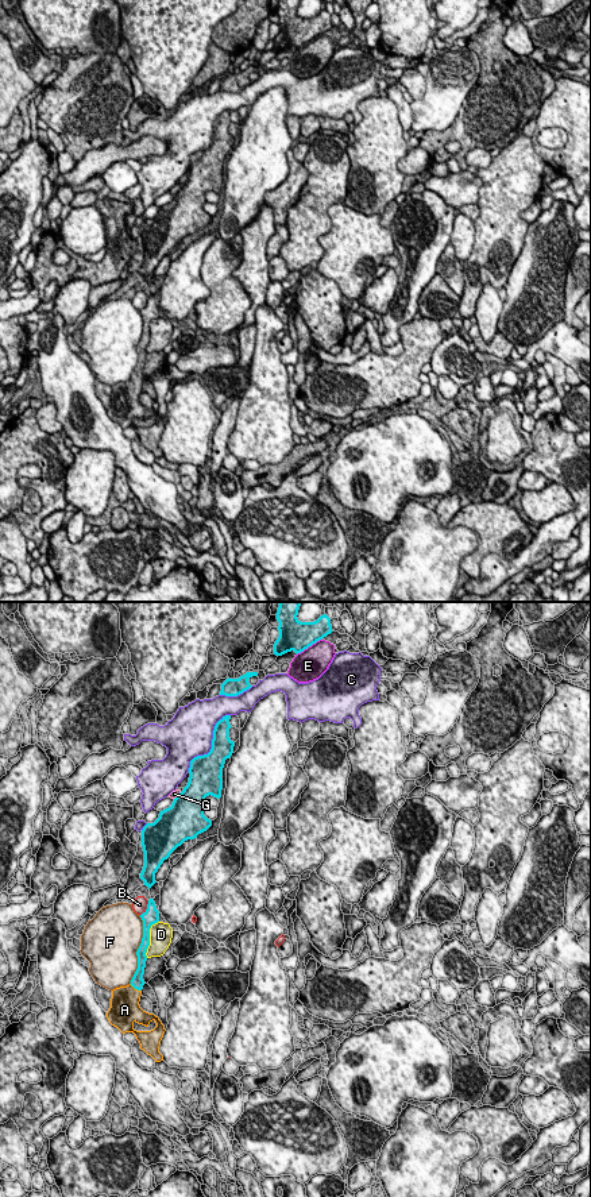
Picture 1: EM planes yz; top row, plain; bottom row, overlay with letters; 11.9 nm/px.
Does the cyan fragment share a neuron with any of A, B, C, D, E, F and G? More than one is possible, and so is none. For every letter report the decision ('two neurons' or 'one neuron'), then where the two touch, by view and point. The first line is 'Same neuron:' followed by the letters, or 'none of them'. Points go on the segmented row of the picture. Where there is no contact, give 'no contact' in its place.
Same neuron: A
A: one neuron; contact yz (135, 988)
B: two neurons; contact yz (147, 908)
C: two neurons; contact yz (212, 745)
D: two neurons; contact yz (149, 938)
E: two neurons; contact yz (309, 645)
F: two neurons; contact yz (138, 949)
G: two neurons; contact yz (177, 796)

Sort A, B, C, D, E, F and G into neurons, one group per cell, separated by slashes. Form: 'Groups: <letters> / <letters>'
Groups: A / B / C / D / E / F / G

